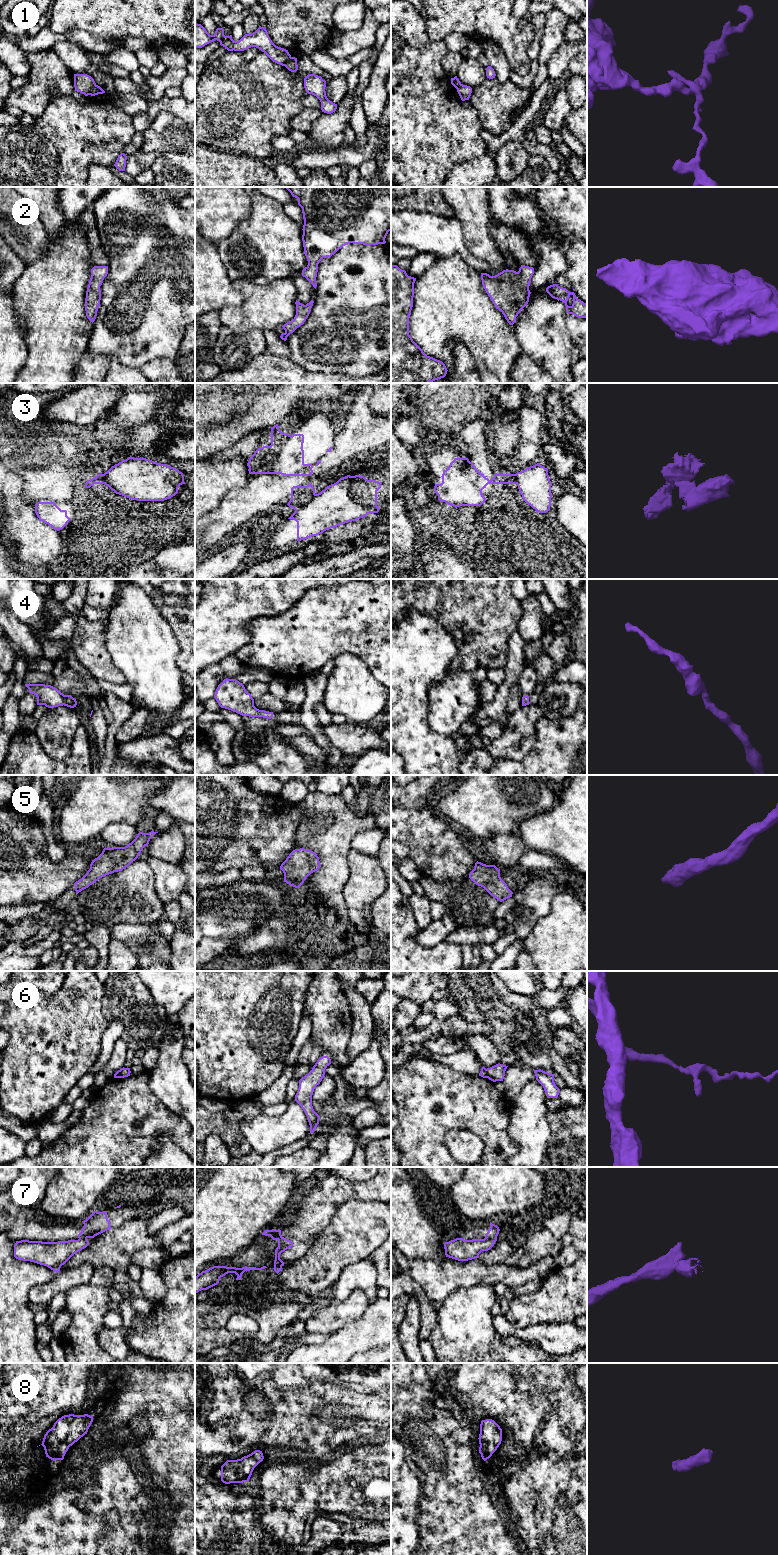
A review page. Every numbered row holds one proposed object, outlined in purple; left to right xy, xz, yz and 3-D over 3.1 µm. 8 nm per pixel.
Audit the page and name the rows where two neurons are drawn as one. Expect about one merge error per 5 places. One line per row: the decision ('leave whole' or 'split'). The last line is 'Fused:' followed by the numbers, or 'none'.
1: split
2: leave whole
3: split
4: leave whole
5: leave whole
6: leave whole
7: split
8: leave whole
Fused: 1, 3, 7

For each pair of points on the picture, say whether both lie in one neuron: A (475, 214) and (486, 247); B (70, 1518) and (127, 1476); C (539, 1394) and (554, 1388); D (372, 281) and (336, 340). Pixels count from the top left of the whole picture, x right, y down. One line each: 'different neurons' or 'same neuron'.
A: same neuron
B: same neuron
C: different neurons
D: same neuron

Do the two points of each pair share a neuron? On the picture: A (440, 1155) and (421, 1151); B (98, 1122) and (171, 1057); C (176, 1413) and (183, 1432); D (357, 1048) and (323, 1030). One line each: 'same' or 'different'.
A: same
B: different
C: different
D: different

